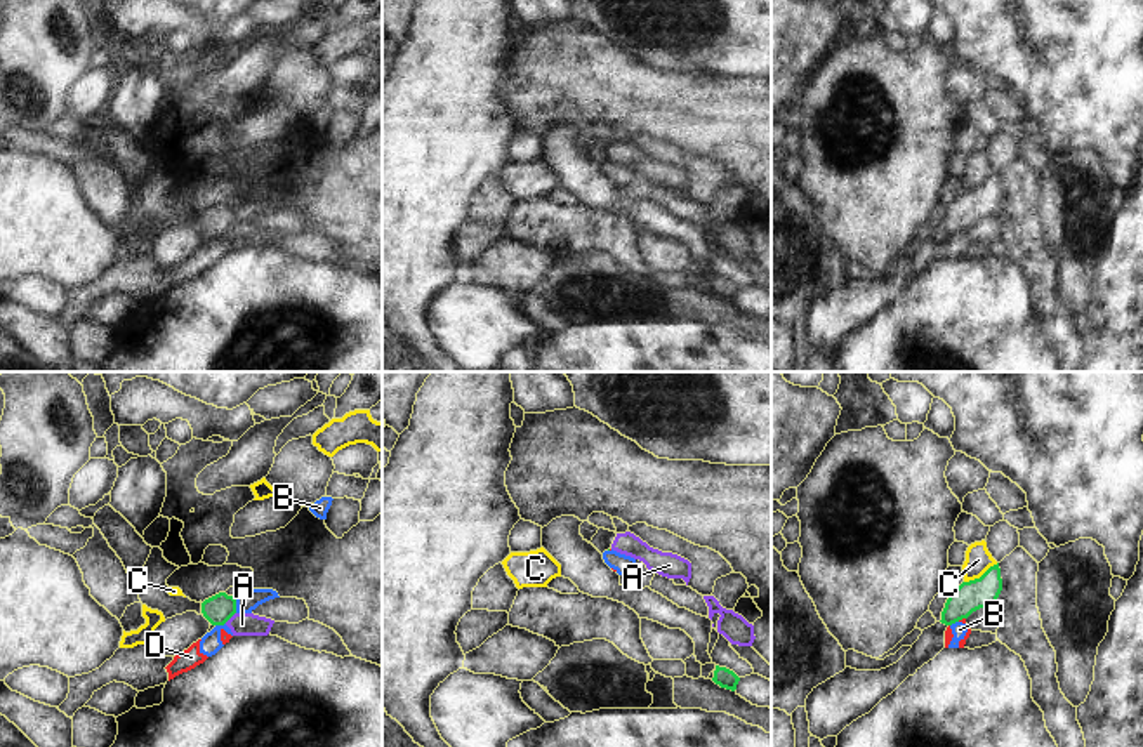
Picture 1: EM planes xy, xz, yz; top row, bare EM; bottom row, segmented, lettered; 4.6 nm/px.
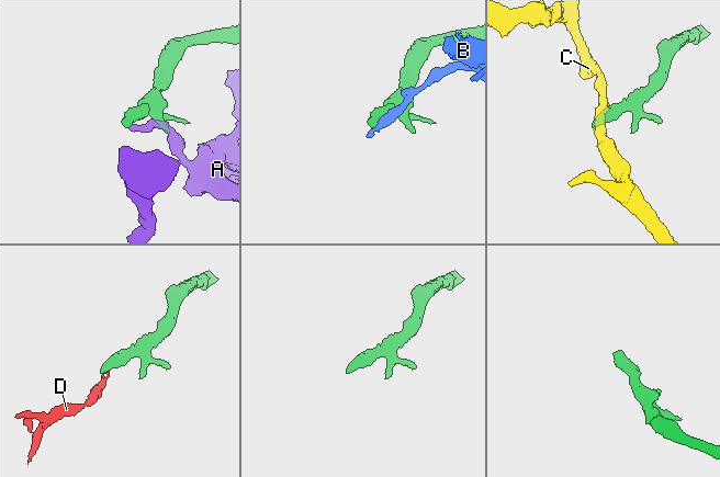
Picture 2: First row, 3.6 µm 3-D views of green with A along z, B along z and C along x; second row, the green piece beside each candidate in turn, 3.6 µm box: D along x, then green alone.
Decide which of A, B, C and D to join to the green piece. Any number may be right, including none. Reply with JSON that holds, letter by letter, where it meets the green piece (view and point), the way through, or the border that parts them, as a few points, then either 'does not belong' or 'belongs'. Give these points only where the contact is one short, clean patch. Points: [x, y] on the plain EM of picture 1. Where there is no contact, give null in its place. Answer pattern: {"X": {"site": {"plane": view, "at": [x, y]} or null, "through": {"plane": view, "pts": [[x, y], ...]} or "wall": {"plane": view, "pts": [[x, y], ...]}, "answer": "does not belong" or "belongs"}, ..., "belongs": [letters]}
{"A": {"site": {"plane": "xy", "at": [230, 228]}, "wall": {"plane": "xy", "pts": [[235, 223], [224, 233]]}, "answer": "does not belong"}, "B": {"site": {"plane": "xy", "at": [235, 216]}, "answer": "does not belong"}, "C": {"site": {"plane": "yz", "at": [982, 186]}, "wall": {"plane": "yz", "pts": [[997, 174], [964, 193]]}, "answer": "does not belong"}, "D": {"site": {"plane": "yz", "at": [961, 230]}, "wall": {"plane": "yz", "pts": [[964, 228], [958, 231]]}, "answer": "does not belong"}, "belongs": []}

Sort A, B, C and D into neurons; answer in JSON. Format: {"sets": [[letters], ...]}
{"sets": [["A"], ["B", "D"], ["C"]]}

